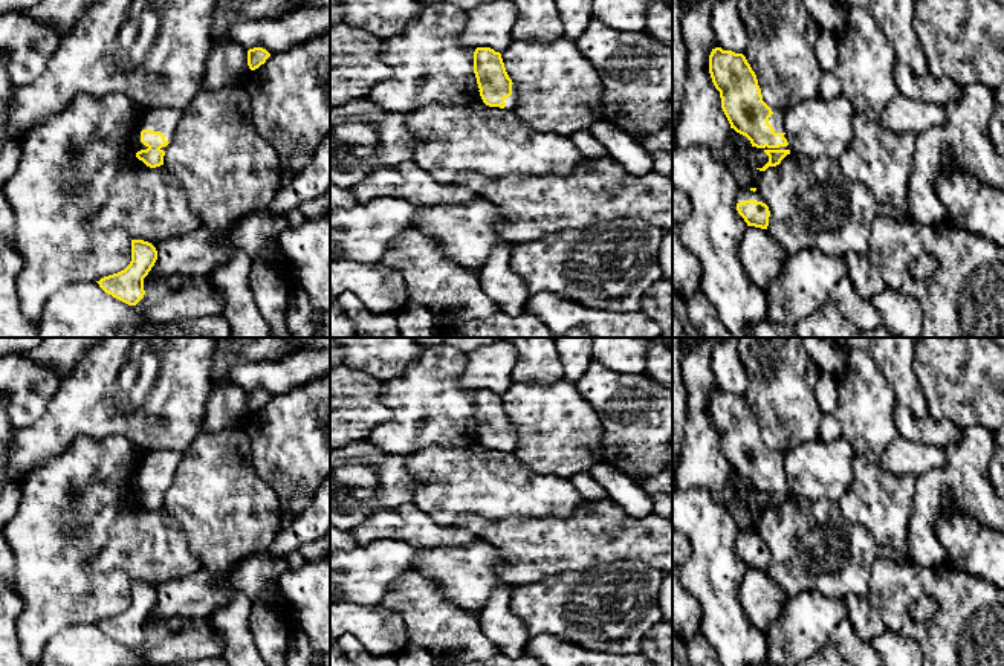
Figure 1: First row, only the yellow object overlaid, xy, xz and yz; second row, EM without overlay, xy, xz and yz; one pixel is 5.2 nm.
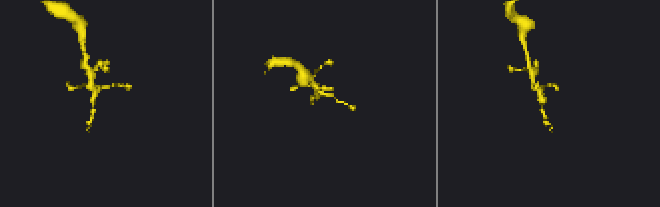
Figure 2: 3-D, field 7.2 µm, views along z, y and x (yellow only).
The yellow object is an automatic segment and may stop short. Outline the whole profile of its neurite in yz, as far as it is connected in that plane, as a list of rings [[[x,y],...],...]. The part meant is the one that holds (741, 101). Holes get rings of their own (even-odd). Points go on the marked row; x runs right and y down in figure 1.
[[[712,49],[709,73],[720,92],[721,108],[737,133],[746,136],[752,147],[761,148],[769,162],[759,171],[776,166],[790,154],[784,131],[784,110],[770,108],[761,95],[758,79],[743,53]]]

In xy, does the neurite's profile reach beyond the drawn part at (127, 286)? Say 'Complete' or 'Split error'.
Complete

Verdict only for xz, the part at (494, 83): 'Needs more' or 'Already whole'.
Needs more

